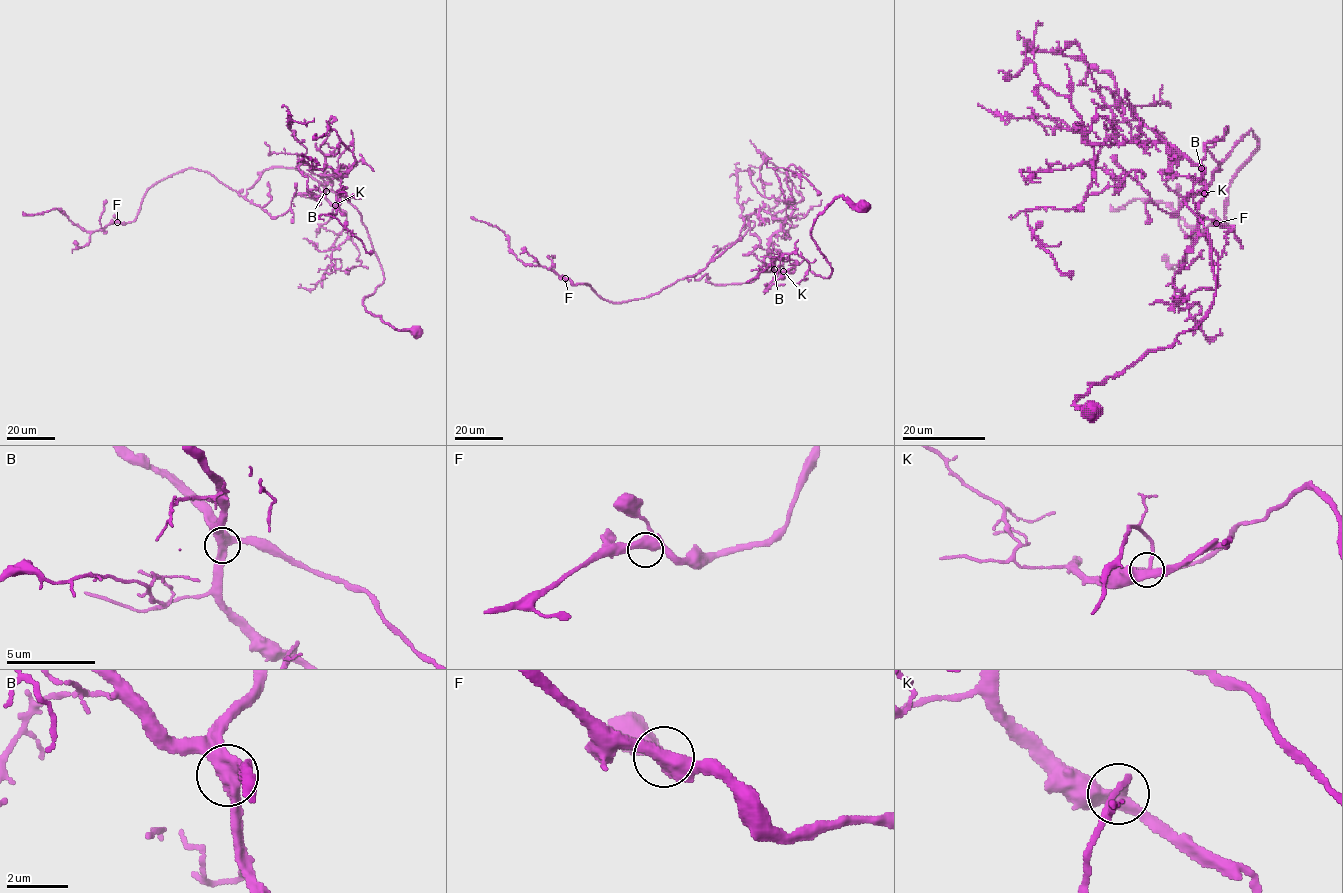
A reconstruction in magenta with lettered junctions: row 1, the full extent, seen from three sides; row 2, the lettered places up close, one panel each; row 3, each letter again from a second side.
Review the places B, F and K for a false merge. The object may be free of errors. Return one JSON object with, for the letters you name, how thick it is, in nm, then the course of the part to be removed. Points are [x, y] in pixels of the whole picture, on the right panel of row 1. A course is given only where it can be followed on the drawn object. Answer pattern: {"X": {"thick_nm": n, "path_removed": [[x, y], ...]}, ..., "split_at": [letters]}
{"split_at": []}

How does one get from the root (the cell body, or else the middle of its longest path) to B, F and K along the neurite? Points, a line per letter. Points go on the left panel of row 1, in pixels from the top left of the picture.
B: (415, 331), (394, 329), (366, 310), (363, 300), (384, 280), (380, 263), (357, 210), (345, 197), (326, 190)
F: (415, 331), (366, 310), (384, 274), (361, 214), (299, 170), (266, 169), (244, 196), (182, 170), (117, 222)
K: (415, 331), (394, 329), (366, 310), (363, 300), (384, 274), (361, 214), (327, 190), (335, 205)

